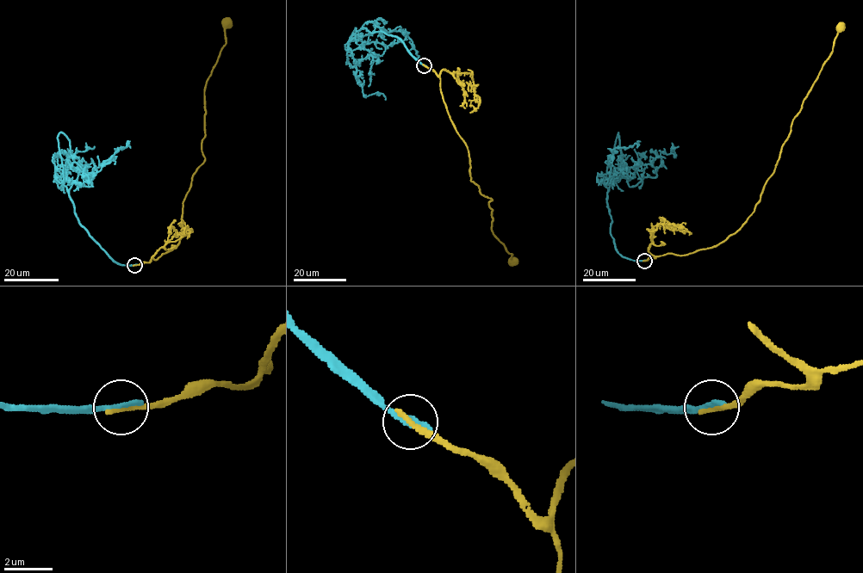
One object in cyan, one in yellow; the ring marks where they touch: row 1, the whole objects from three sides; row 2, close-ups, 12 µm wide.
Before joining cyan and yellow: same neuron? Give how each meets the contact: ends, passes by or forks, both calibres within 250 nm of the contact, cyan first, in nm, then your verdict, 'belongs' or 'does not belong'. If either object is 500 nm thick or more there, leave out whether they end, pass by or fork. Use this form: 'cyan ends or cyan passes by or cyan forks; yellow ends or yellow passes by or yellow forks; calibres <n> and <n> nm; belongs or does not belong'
cyan ends; yellow ends; calibres 340 and 240 nm; does not belong

